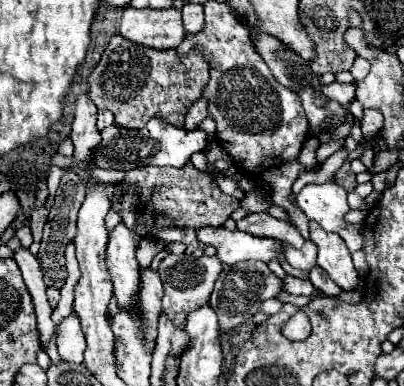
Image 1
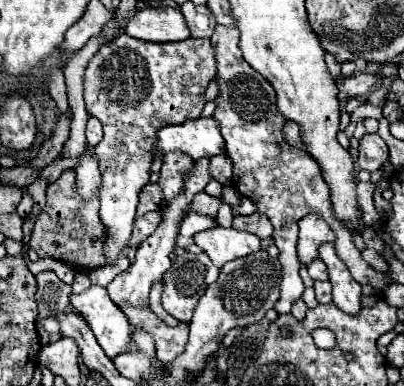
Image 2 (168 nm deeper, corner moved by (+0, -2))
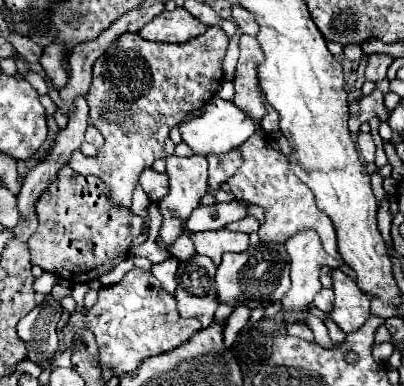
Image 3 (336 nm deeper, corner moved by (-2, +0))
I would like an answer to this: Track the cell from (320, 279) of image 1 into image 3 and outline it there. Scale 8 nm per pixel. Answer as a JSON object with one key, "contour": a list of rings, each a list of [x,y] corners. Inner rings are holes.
{"contour":[[[322,288],[322,290],[316,294],[314,304],[316,304],[316,308],[320,308],[322,312],[330,312],[330,310],[332,310],[332,298],[334,298],[332,288]]]}

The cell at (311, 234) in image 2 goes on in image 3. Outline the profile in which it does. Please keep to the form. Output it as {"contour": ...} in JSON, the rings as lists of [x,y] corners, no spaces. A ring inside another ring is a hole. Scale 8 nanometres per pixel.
{"contour":[[[306,228],[302,232],[298,232],[296,236],[292,236],[286,244],[284,244],[288,256],[290,256],[290,278],[292,278],[292,288],[290,292],[282,298],[282,306],[284,308],[294,308],[294,310],[308,310],[308,306],[312,304],[316,292],[320,292],[322,284],[318,280],[320,268],[322,266],[330,266],[330,268],[339,268],[350,276],[354,281],[356,276],[354,271],[346,264],[338,264],[330,254],[326,254],[326,250],[322,248],[322,240],[318,236],[318,232],[314,228]]]}

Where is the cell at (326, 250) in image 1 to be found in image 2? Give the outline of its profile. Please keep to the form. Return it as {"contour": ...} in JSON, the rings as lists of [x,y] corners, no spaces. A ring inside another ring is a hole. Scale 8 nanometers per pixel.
{"contour":[[[332,244],[320,246],[320,260],[328,266],[334,306],[346,310],[346,314],[356,316],[362,308],[362,286],[356,284],[356,280],[350,276],[344,262],[336,256]]]}

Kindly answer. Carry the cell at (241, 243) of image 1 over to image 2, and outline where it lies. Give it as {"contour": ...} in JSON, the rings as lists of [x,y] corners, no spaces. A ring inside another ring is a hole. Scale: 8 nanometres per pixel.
{"contour":[[[222,226],[198,232],[194,236],[194,242],[210,256],[210,260],[218,268],[222,268],[226,262],[234,258],[242,258],[260,250],[260,238],[248,232],[238,232],[234,228],[222,228]]]}

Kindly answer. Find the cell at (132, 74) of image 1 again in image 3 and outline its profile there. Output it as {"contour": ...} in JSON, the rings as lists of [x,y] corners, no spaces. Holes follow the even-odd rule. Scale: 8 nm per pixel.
{"contour":[[[208,28],[184,44],[150,42],[138,34],[114,40],[106,56],[96,60],[92,86],[86,96],[90,124],[104,136],[104,146],[94,158],[76,150],[68,165],[80,174],[98,176],[108,186],[110,202],[118,208],[130,208],[140,174],[156,158],[174,152],[174,142],[170,140],[172,126],[188,112],[200,110],[218,92],[226,48],[228,36],[220,28]]]}

